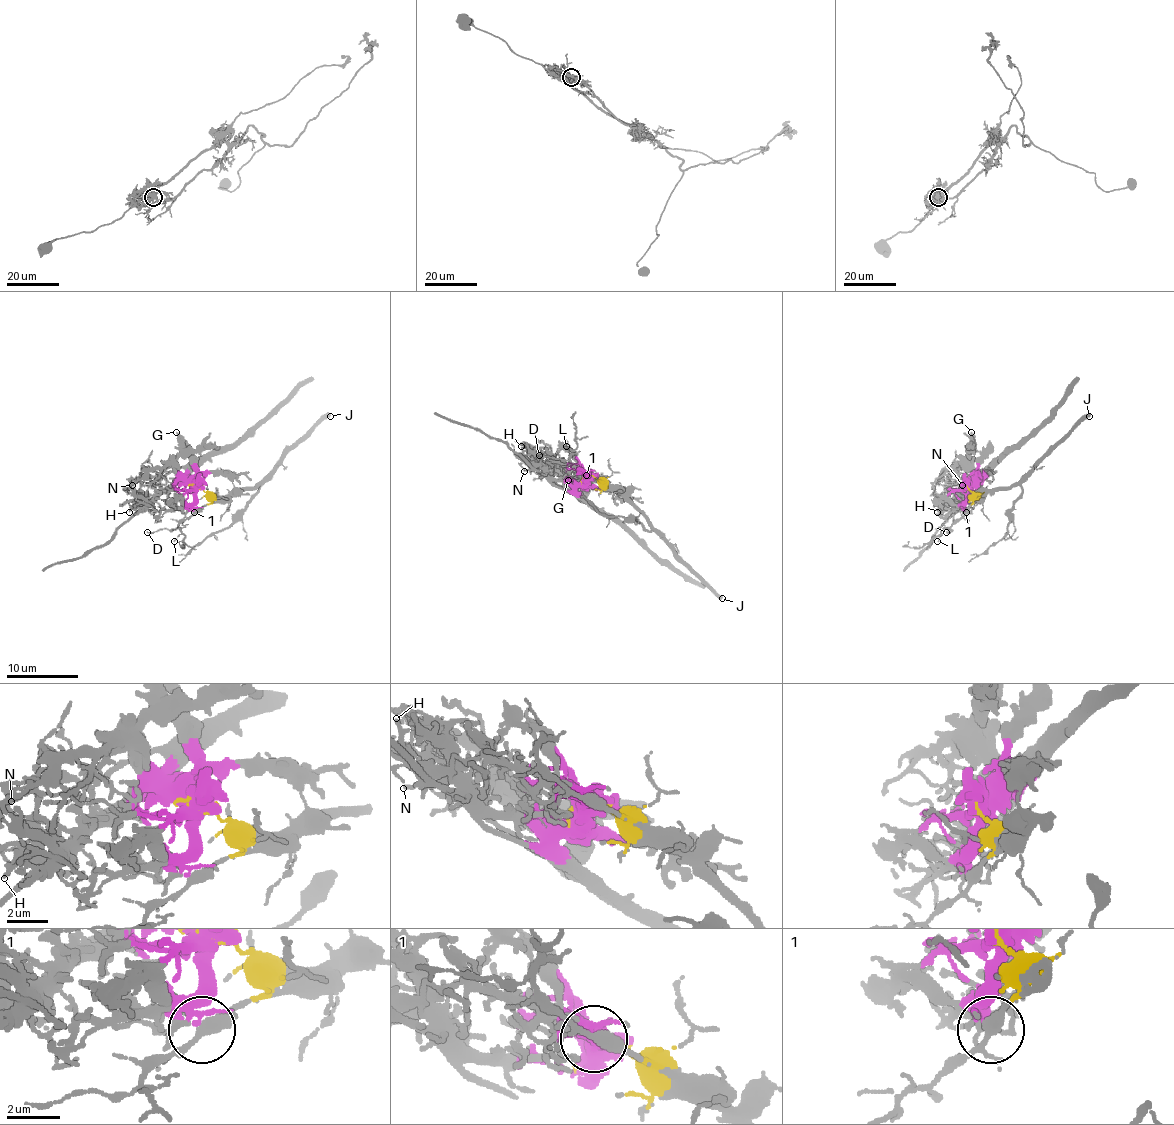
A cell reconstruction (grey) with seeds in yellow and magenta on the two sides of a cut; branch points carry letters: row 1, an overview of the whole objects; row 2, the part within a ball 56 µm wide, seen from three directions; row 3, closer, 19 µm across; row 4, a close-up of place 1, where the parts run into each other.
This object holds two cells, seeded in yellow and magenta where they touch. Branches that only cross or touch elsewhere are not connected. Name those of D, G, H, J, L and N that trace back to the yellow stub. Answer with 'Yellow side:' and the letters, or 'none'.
Yellow side: D, J, L

